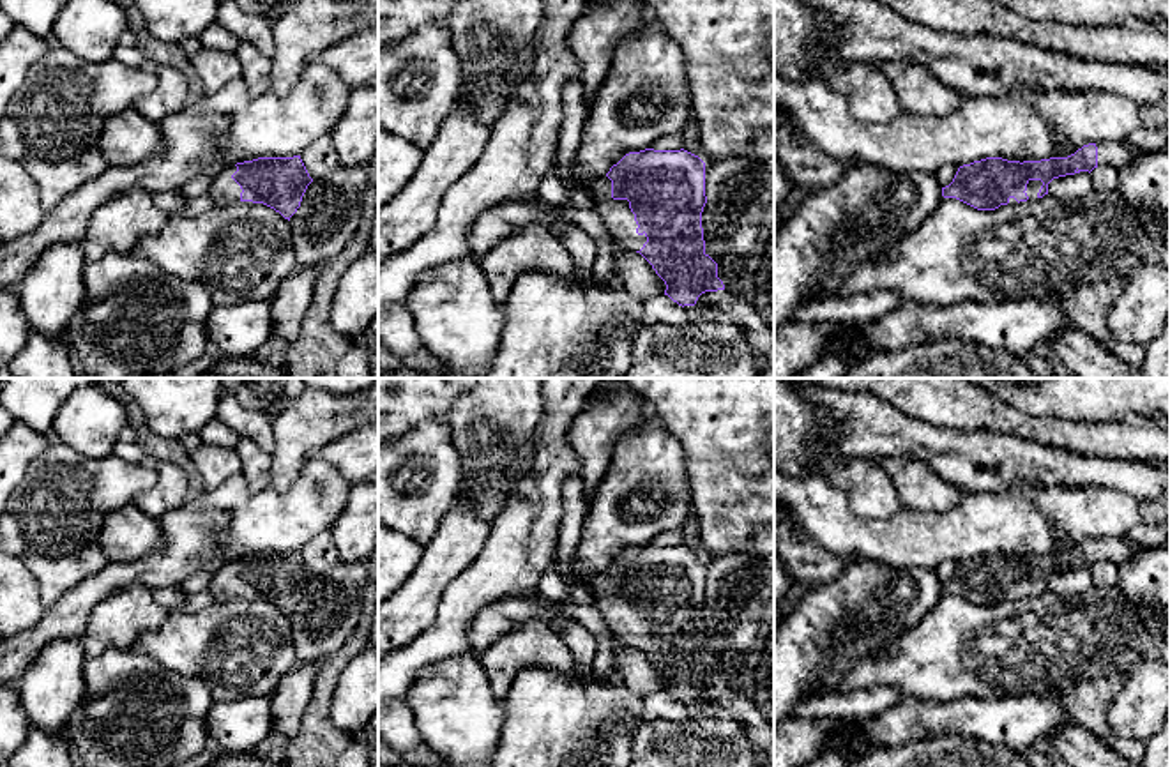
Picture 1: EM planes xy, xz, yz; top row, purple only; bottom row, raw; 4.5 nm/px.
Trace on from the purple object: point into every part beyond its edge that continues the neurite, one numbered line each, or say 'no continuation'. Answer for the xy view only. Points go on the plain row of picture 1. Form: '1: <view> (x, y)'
1: xy (223, 585)

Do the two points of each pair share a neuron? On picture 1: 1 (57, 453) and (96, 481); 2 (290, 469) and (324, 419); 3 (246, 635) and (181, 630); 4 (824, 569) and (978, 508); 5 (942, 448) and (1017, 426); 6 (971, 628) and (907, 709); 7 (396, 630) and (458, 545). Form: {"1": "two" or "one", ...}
{"1": "one", "2": "one", "3": "one", "4": "two", "5": "two", "6": "two", "7": "one"}

